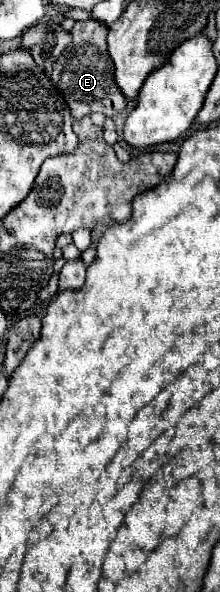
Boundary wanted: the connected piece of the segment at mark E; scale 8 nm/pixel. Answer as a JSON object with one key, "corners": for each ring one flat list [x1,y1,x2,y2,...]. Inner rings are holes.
{"corners":[[97,20,75,22,75,26,71,28,71,46,61,52,61,56,53,66,51,82,65,98,71,116,75,120,81,120,85,114,93,112,103,112,105,116,113,116,127,106,127,100,113,78,113,64,107,54,105,36,107,28]]}

